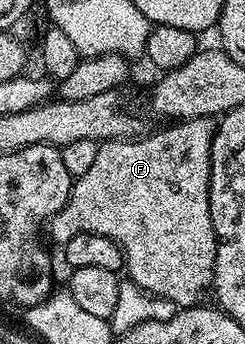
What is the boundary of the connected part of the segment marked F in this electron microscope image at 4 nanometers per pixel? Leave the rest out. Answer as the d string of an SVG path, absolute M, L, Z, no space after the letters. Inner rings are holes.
M191 118L166 126L169 126L166 130L161 130L158 134L151 135L150 138L141 138L142 136L134 137L132 140L115 138L100 143L95 152L95 160L91 163L90 170L83 172L83 176L75 179L67 204L54 218L49 219L47 234L50 234L57 241L57 244L63 244L67 240L71 240L71 236L79 236L80 234L98 234L99 236L107 236L111 240L115 240L115 244L121 246L121 251L125 257L123 270L124 273L129 273L126 274L128 281L134 282L136 286L143 288L149 294L171 300L178 308L188 308L198 305L204 299L201 297L207 294L207 291L213 285L217 241L215 240L215 228L211 224L209 177L211 176L211 144L217 131L217 122L211 118Z

